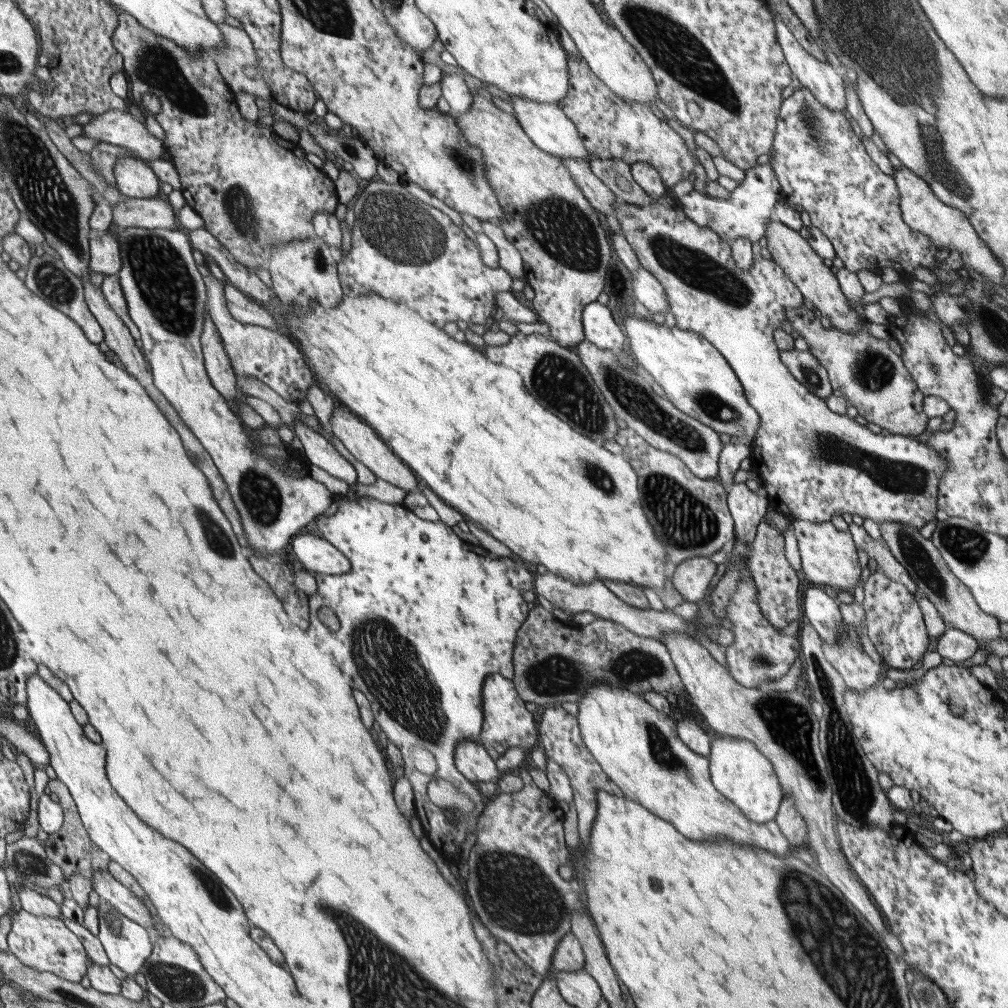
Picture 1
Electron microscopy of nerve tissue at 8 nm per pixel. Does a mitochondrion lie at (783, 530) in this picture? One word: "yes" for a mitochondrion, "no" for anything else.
no

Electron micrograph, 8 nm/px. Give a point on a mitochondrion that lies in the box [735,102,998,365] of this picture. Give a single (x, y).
(948, 177)

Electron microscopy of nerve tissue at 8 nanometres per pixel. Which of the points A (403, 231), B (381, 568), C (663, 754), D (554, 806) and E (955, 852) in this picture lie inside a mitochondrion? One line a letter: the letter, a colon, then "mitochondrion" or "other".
A: mitochondrion
B: other
C: mitochondrion
D: other
E: other

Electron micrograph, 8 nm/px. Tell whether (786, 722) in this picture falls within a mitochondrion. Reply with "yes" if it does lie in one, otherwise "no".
yes

